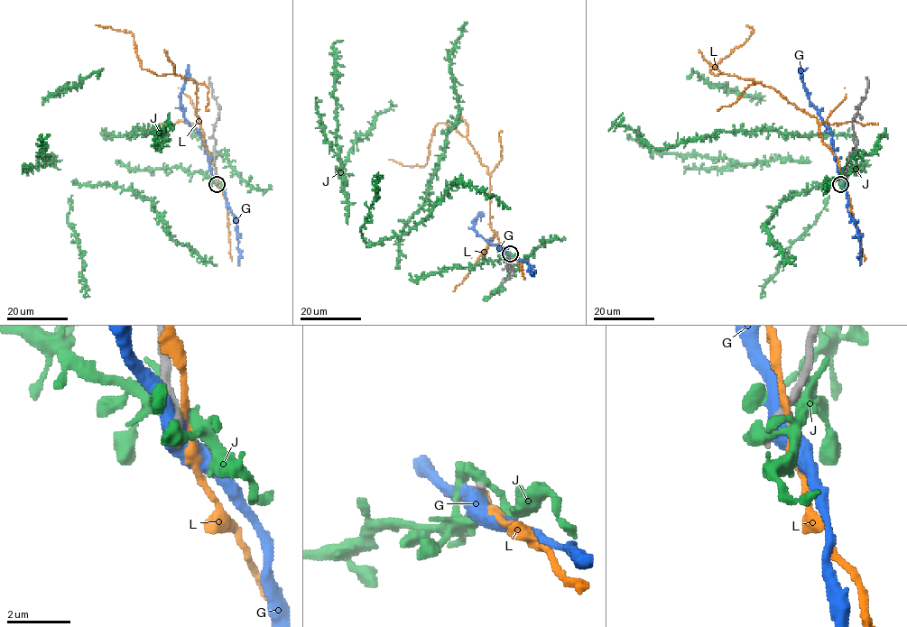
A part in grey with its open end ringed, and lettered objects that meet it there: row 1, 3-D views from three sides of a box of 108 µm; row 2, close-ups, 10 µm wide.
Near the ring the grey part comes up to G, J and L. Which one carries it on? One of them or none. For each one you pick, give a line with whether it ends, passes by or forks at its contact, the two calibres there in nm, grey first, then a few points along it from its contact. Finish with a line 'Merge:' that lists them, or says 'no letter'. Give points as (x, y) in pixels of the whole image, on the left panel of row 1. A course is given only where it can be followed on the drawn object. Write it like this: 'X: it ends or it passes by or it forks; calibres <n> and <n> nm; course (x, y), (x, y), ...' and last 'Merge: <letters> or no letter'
Merge: no letter

